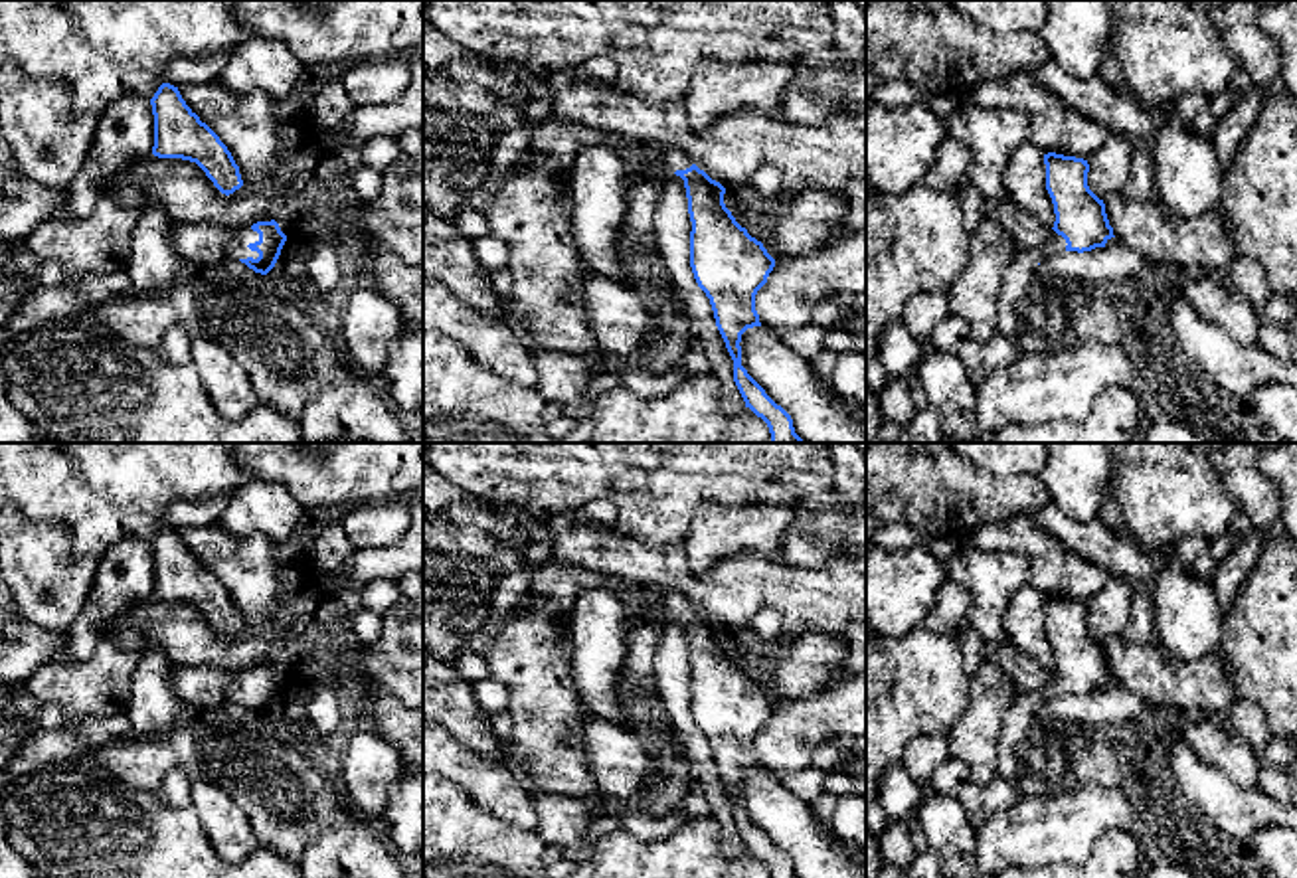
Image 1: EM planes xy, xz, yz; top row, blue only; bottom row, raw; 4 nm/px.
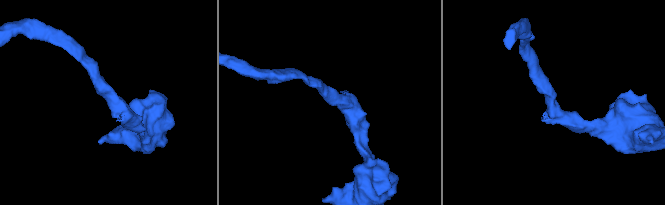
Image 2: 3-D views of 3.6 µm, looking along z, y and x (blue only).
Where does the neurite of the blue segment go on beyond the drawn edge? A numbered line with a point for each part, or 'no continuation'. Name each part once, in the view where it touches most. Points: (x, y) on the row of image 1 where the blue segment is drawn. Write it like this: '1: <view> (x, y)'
1: xy (238, 248)

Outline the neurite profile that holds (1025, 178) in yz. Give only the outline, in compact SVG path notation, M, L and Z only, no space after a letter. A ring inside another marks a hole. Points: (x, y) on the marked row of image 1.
M1032 140L1022 142L1014 150L1006 166L1004 186L1008 200L1014 202L1018 210L1030 214L1042 225L1054 227L1056 214L1046 190L1044 152Z

